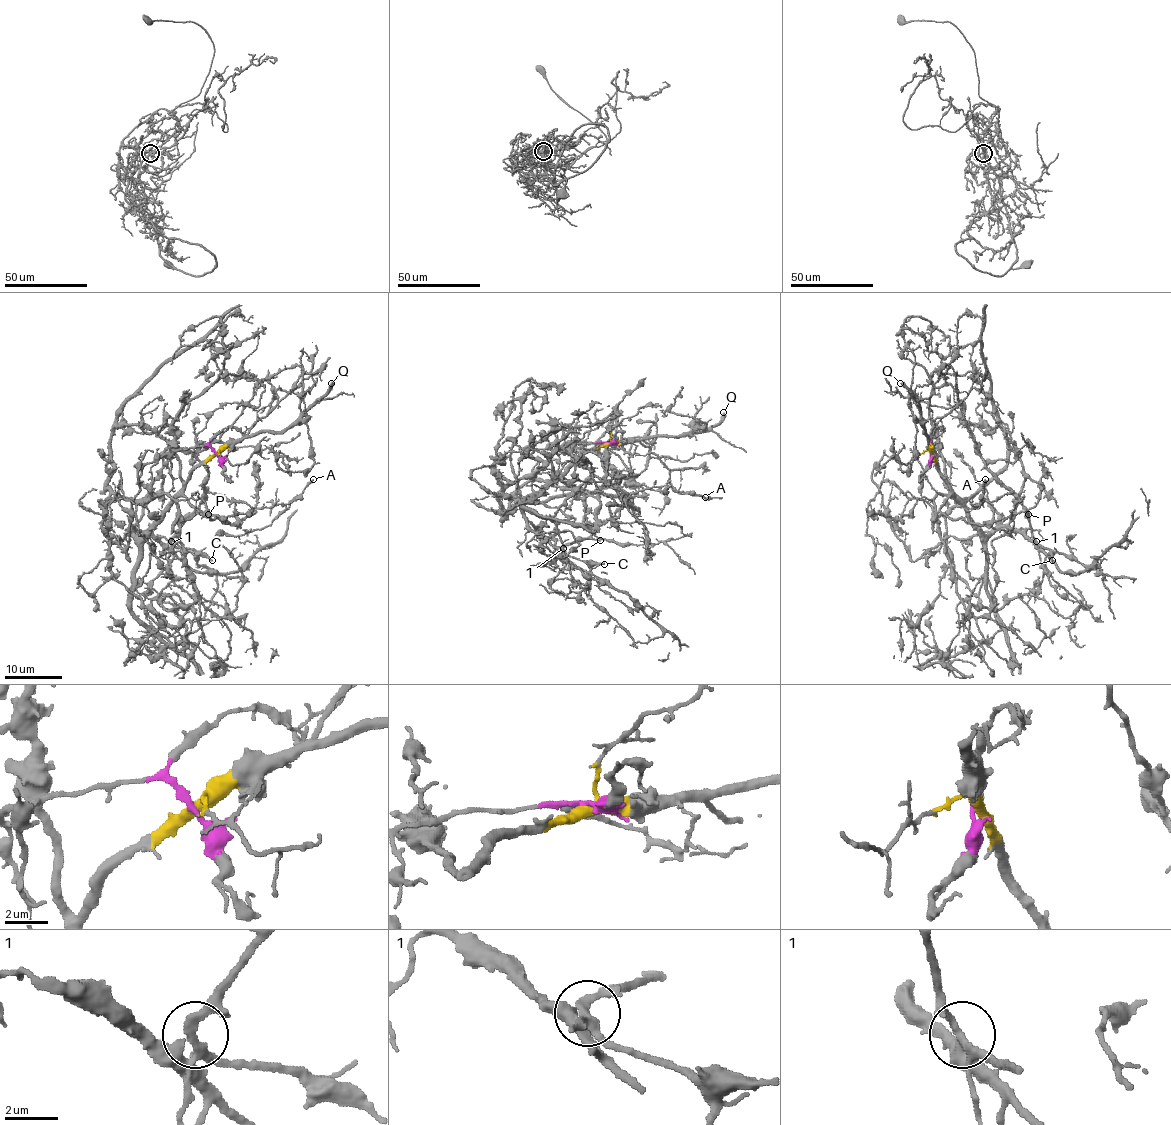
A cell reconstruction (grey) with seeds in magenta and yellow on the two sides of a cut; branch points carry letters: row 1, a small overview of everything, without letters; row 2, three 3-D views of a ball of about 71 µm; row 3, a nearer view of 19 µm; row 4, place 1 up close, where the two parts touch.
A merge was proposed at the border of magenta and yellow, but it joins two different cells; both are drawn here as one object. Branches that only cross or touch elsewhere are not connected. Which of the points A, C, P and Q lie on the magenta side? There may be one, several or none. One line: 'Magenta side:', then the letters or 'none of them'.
Magenta side: A, C, P

